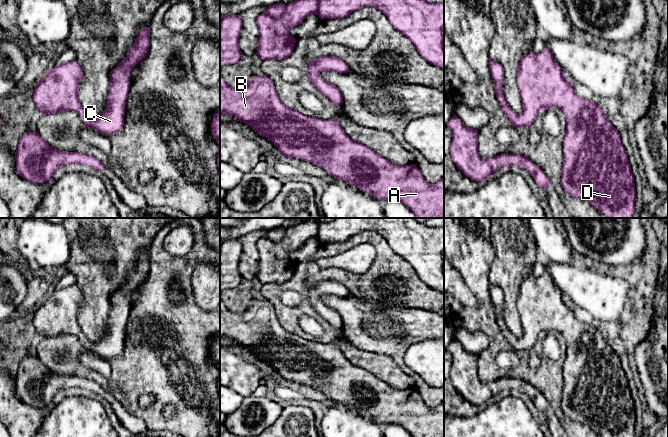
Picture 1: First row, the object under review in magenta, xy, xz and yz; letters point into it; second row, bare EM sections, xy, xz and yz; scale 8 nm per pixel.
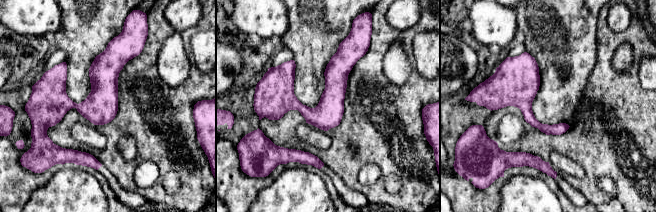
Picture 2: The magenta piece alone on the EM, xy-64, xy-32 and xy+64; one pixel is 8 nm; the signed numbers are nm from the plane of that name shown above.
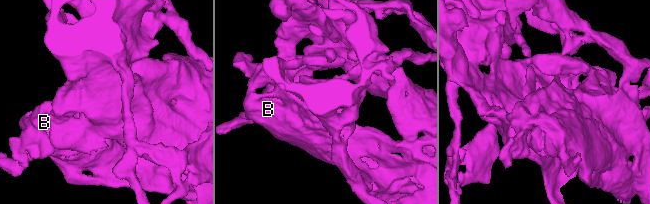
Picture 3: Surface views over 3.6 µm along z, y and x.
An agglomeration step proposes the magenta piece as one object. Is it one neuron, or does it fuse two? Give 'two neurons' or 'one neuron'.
one neuron

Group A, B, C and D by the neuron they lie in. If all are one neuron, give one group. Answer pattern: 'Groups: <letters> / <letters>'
Groups: A B C D

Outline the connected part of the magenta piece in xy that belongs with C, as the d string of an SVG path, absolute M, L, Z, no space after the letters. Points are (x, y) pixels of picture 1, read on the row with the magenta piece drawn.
M142 27L137 34L135 46L109 74L107 106L101 116L91 117L78 99L83 69L76 60L54 66L47 71L45 77L34 88L35 106L43 115L75 111L81 117L84 126L106 136L117 133L124 125L131 70L146 57L149 47L150 27Z

